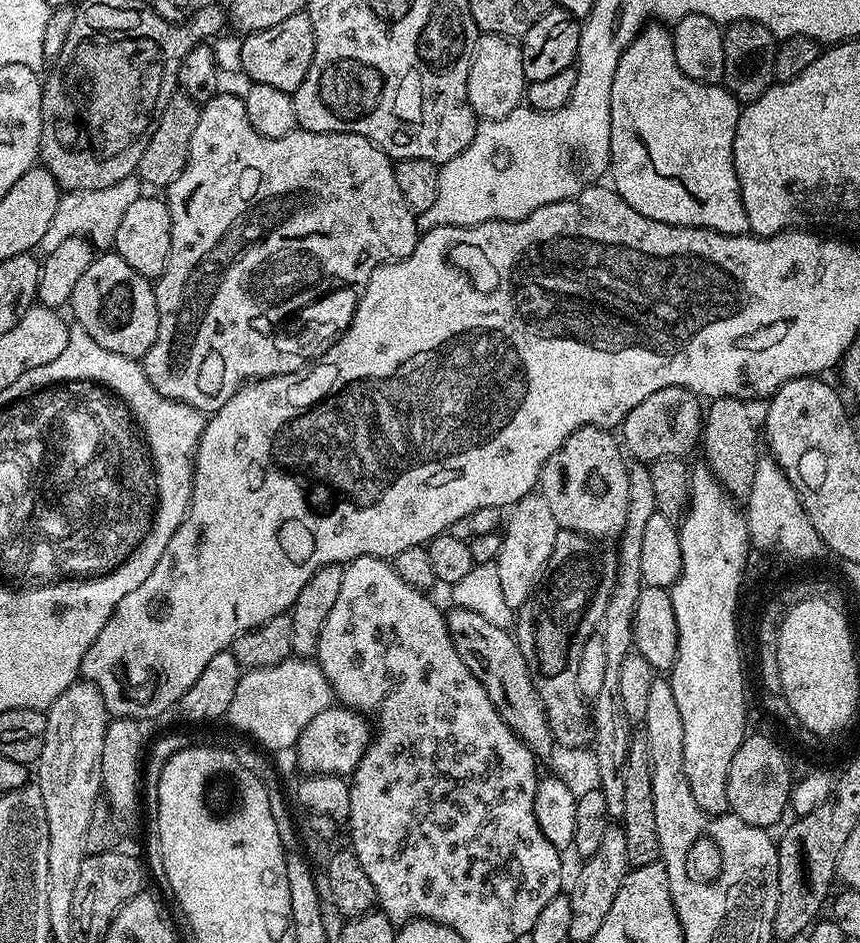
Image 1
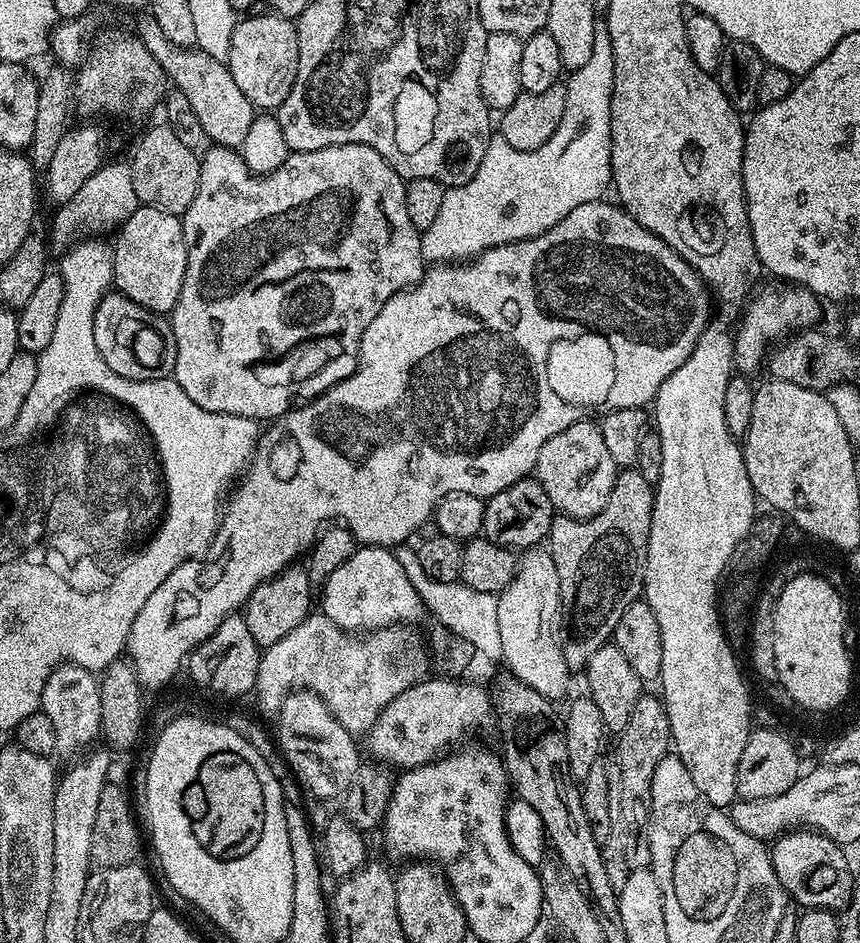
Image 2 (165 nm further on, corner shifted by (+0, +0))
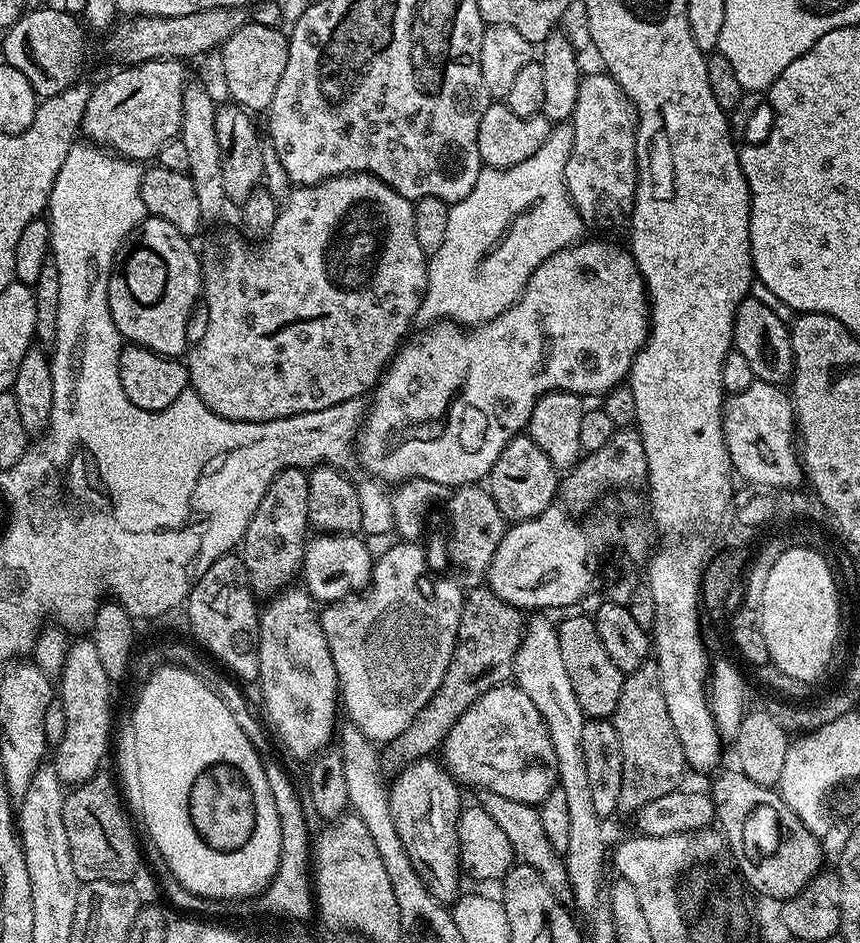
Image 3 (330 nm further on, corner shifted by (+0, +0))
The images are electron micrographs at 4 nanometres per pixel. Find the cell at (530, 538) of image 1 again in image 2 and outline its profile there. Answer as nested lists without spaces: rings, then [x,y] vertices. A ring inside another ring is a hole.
[[[537,546],[519,557],[514,578],[499,593],[498,626],[504,651],[503,661],[512,670],[511,675],[533,688],[551,702],[558,702],[568,692],[568,668],[570,661],[564,656],[562,643],[562,609],[560,606],[560,579],[554,566],[554,558],[547,547]]]

